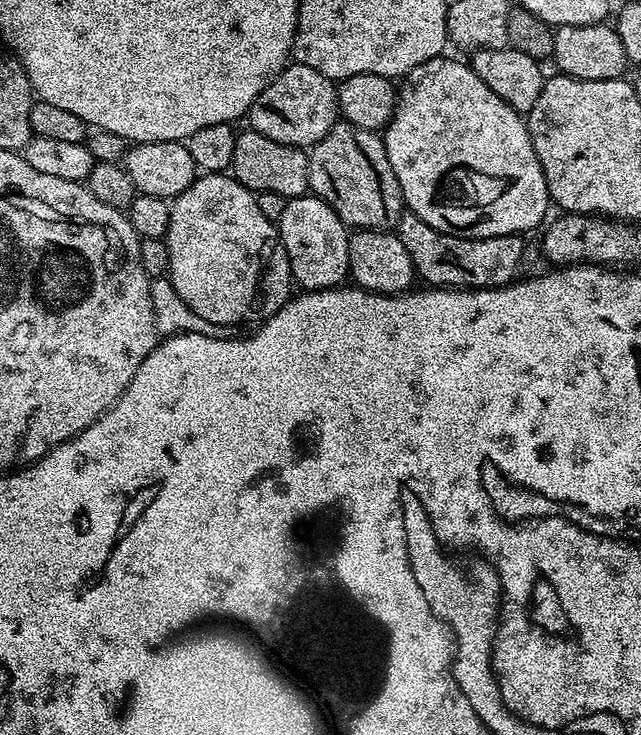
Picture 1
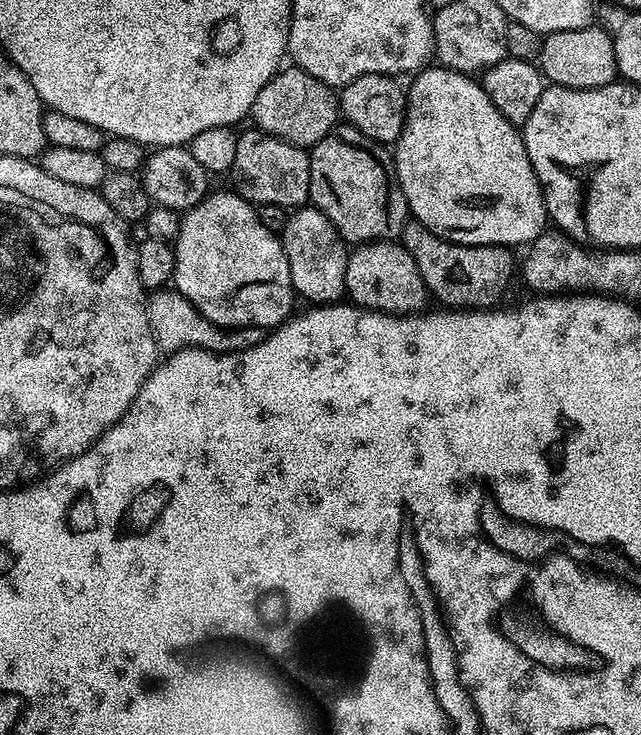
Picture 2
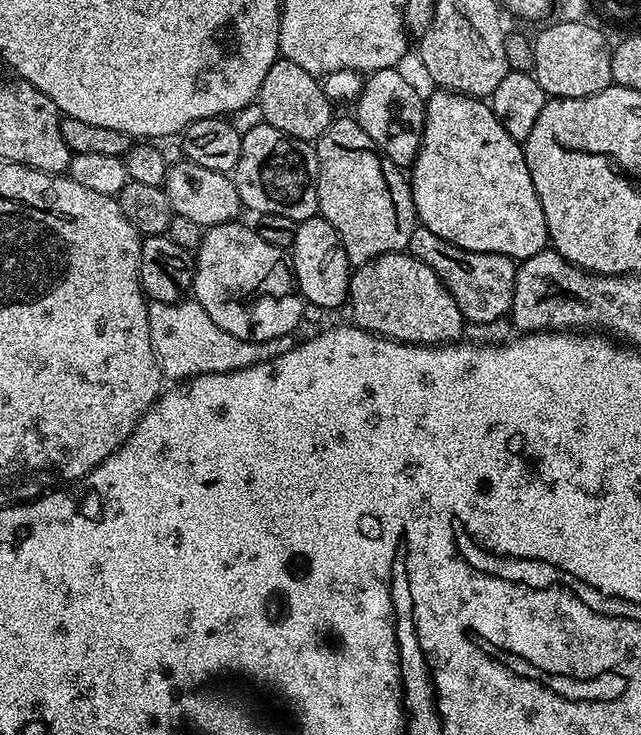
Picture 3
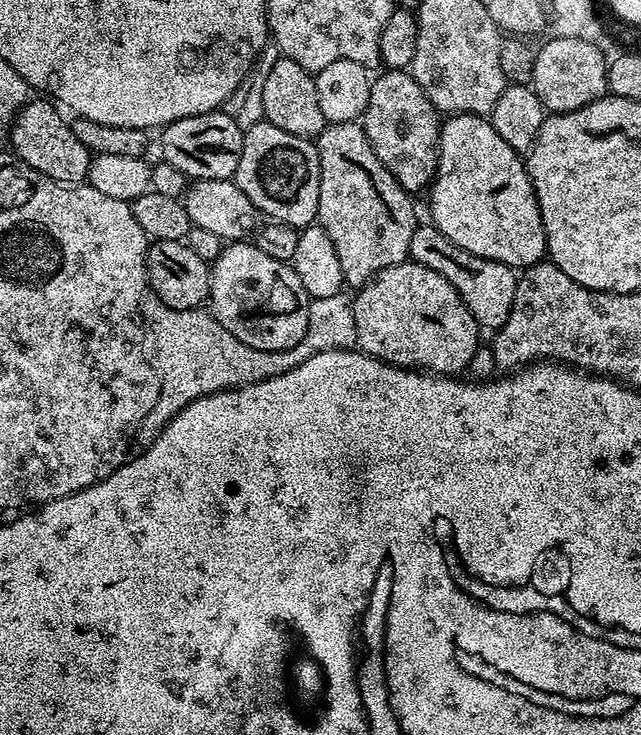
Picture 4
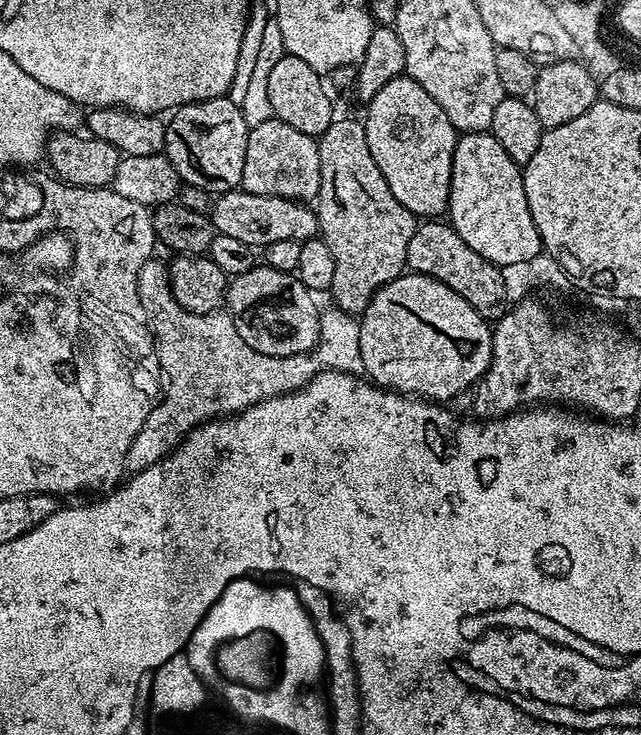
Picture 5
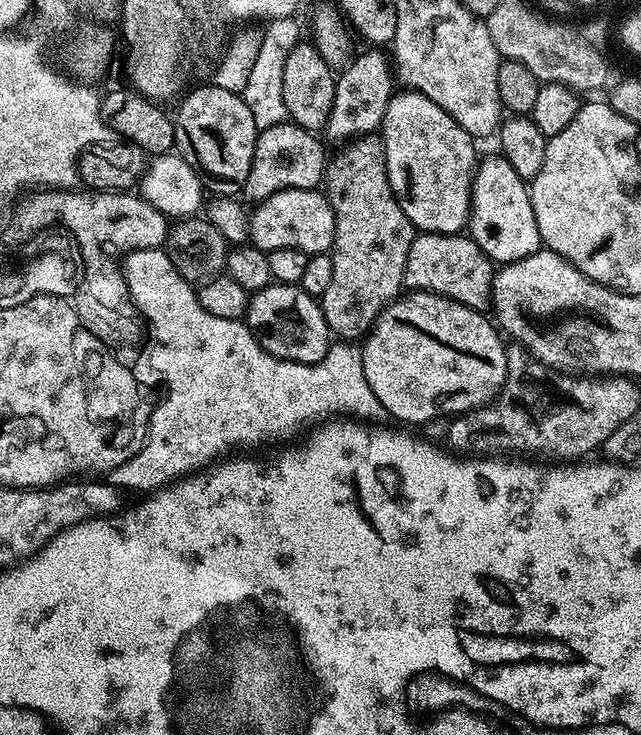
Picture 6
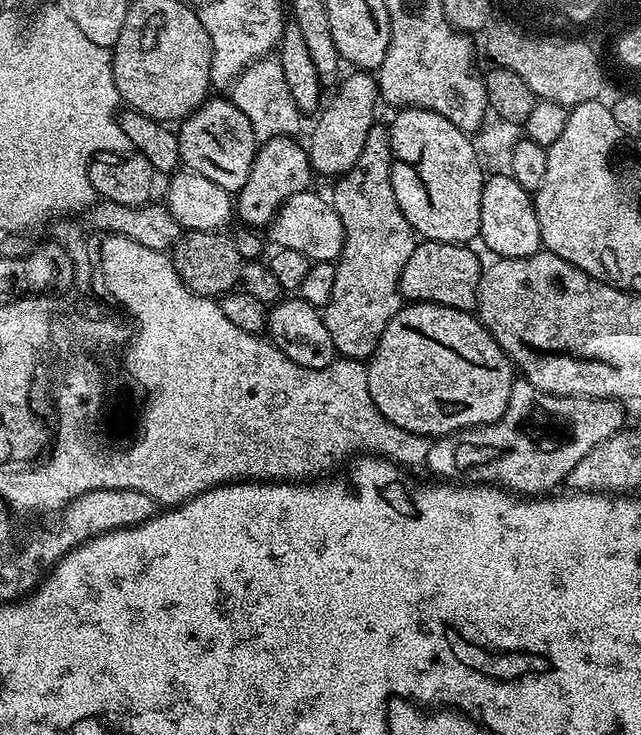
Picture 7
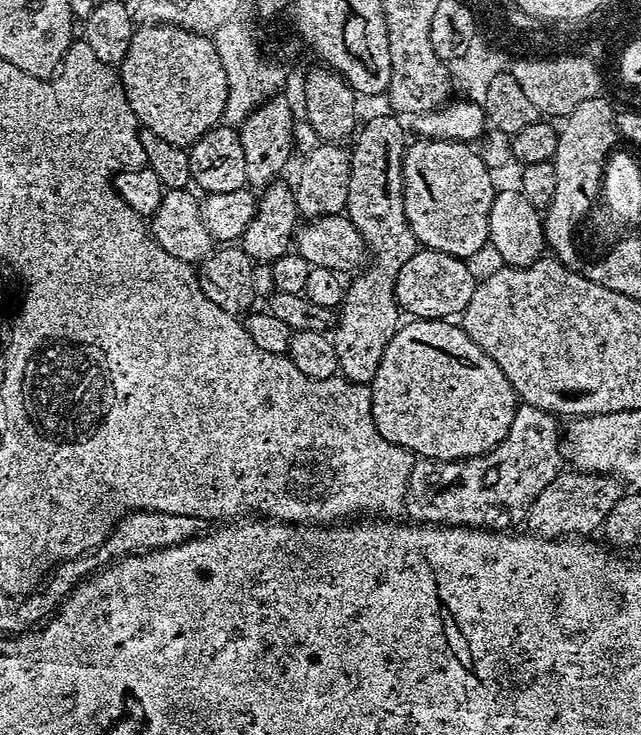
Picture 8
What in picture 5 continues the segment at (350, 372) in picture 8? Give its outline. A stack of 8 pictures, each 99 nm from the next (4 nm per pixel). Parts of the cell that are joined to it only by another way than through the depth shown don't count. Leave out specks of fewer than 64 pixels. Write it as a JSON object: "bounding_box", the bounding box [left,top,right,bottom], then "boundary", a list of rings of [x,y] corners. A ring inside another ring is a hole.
{"bounding_box":[314,119,418,317],"boundary":[[[333,119],[332,125],[318,138],[320,145],[320,189],[314,201],[316,227],[319,239],[330,246],[330,254],[334,254],[334,282],[330,289],[331,303],[346,314],[359,317],[366,310],[370,298],[386,282],[403,276],[406,271],[406,246],[410,246],[410,237],[414,235],[418,220],[413,216],[394,194],[390,194],[390,186],[386,186],[386,178],[382,178],[382,170],[374,163],[370,154],[370,146],[366,146],[366,130],[359,119]]]}

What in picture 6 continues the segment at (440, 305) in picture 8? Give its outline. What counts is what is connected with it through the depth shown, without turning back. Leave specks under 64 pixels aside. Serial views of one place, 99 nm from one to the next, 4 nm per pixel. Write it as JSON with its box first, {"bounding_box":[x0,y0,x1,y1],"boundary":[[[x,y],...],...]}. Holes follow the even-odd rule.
{"bounding_box":[404,232,494,313],"boundary":[[[420,232],[410,242],[410,254],[406,254],[404,267],[404,288],[418,292],[433,292],[439,296],[450,298],[462,306],[470,306],[470,310],[487,313],[493,307],[492,278],[494,275],[494,261],[484,253],[472,240],[471,235],[442,234],[441,232]]]}

